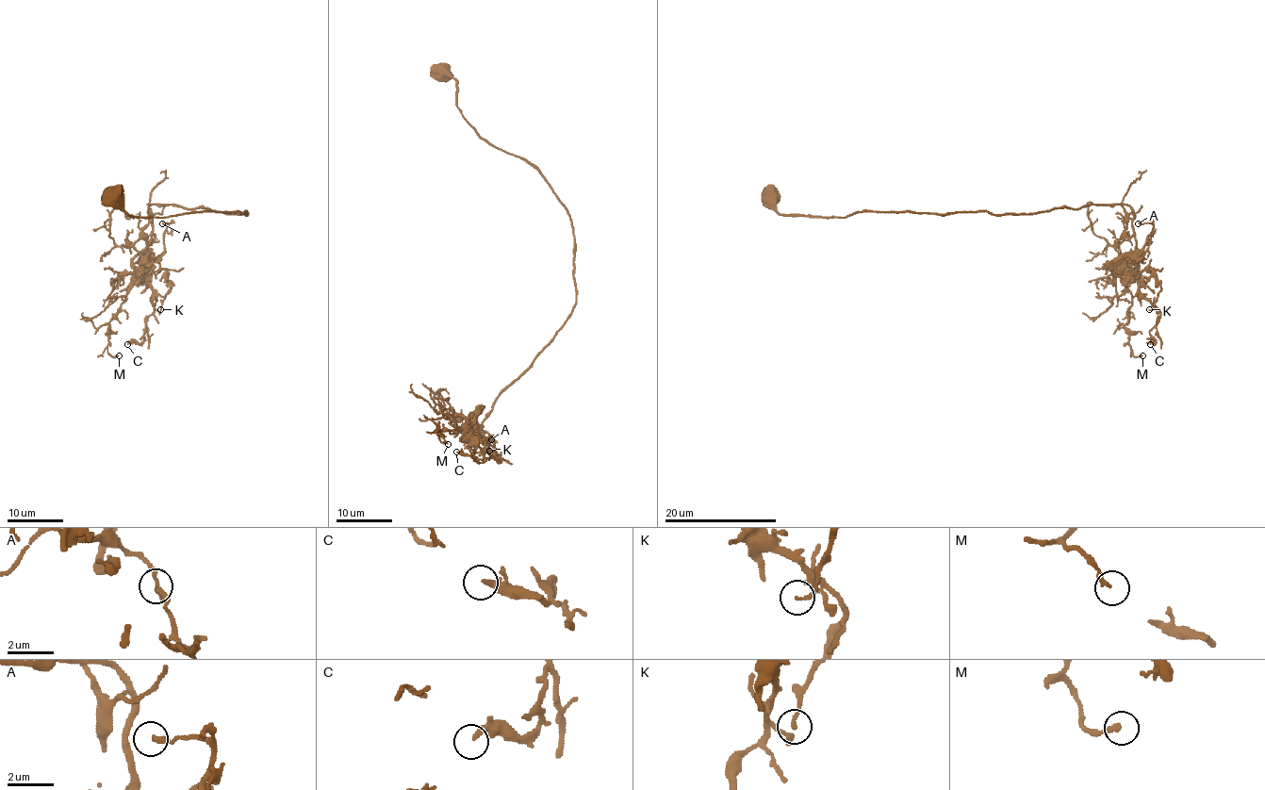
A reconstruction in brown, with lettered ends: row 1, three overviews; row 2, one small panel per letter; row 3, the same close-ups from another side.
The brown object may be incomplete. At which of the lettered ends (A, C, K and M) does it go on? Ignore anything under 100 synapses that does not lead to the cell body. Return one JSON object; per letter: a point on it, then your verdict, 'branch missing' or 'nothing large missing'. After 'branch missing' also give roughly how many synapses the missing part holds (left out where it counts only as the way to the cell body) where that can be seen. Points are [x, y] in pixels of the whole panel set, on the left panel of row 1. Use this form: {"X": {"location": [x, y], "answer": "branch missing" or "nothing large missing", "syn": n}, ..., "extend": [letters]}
{"A": {"location": [162, 223], "answer": "nothing large missing"}, "C": {"location": [127, 344], "answer": "nothing large missing"}, "K": {"location": [160, 309], "answer": "nothing large missing"}, "M": {"location": [119, 355], "answer": "nothing large missing"}, "extend": []}

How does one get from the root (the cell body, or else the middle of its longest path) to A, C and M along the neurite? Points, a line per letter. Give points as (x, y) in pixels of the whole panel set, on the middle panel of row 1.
A: (440, 74), (483, 138), (540, 172), (575, 241), (573, 311), (494, 403), (477, 436), (495, 454), (491, 439)
C: (440, 74), (483, 138), (540, 172), (575, 241), (572, 314), (494, 403), (484, 459), (456, 452)
M: (440, 74), (463, 119), (530, 161), (566, 209), (576, 286), (572, 314), (481, 436), (438, 425), (448, 444)

